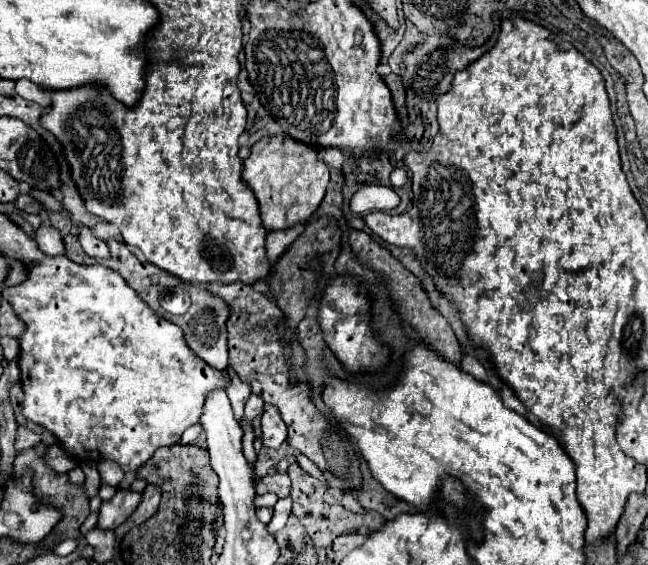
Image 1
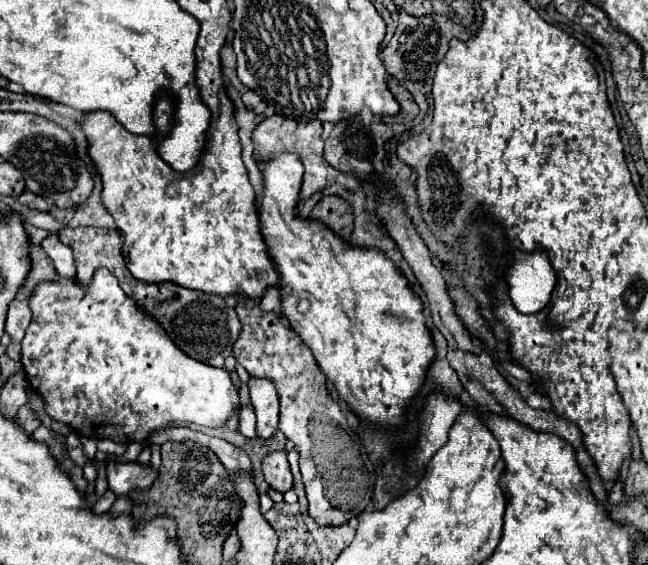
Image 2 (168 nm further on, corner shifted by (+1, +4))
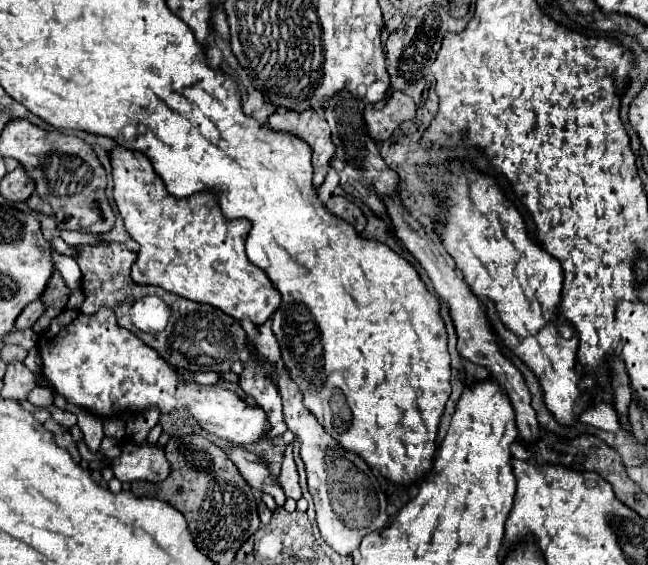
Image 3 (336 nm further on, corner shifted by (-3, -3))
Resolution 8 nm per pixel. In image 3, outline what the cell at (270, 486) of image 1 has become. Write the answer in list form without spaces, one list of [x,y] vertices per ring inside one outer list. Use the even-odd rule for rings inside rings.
[[[291,446],[285,448],[285,458],[283,458],[283,464],[281,464],[281,474],[279,474],[279,486],[283,488],[287,498],[293,498],[293,500],[301,498],[299,476],[297,476],[297,468],[295,468],[295,462],[293,462]]]

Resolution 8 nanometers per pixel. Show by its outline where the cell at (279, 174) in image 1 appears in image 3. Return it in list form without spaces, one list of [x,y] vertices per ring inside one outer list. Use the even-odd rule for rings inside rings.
[[[277,110],[269,116],[267,126],[275,132],[287,132],[305,140],[313,150],[313,186],[319,188],[327,176],[329,160],[333,158],[333,142],[329,138],[329,124],[317,110],[293,112]]]

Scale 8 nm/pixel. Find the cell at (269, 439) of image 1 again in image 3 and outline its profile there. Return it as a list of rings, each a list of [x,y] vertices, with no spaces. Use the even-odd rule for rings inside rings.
[[[253,360],[243,362],[243,366],[245,370],[241,372],[239,386],[245,390],[247,396],[253,396],[257,404],[265,410],[267,422],[271,426],[265,438],[281,436],[287,428],[283,422],[283,414],[281,414],[283,408],[281,408],[281,396],[277,392],[277,386],[269,380],[269,376],[265,376],[265,372],[261,372],[261,368],[257,368],[257,364],[253,364]]]

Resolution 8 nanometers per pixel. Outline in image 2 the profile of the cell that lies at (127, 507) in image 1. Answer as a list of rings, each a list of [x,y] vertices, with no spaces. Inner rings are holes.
[[[109,461],[107,481],[115,495],[127,495],[131,489],[149,489],[157,479],[157,471],[151,463],[141,465],[139,461]]]

